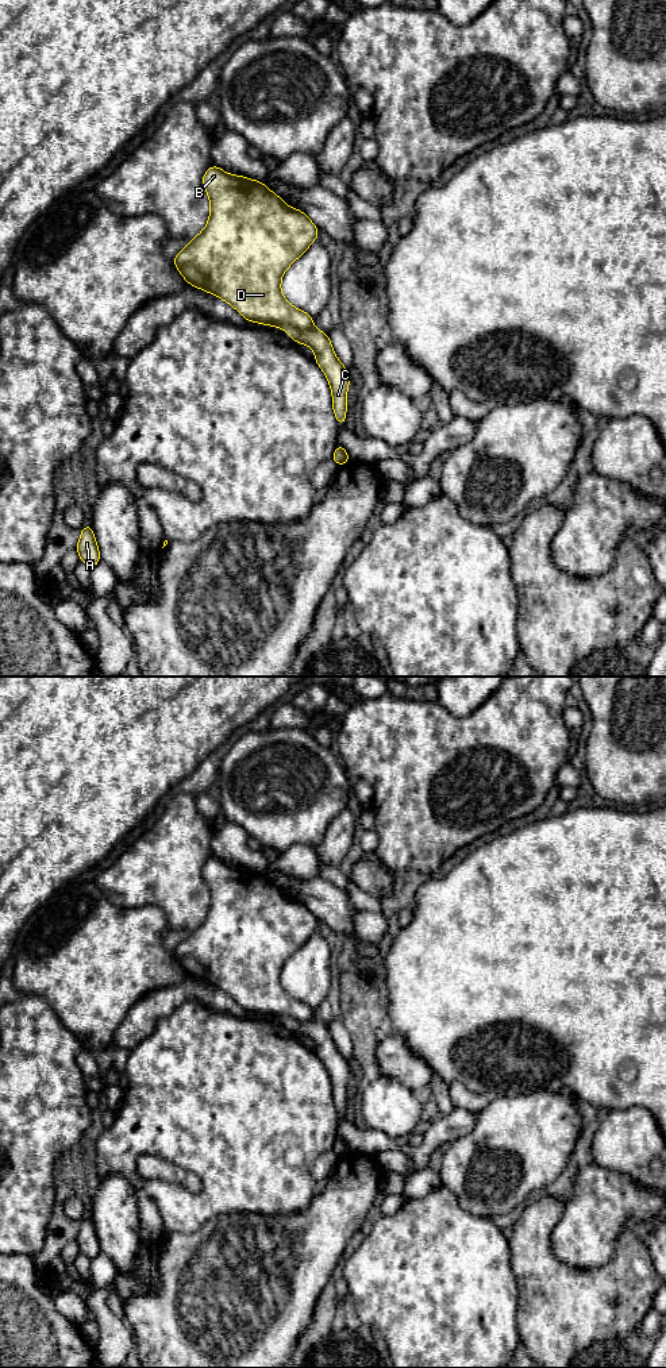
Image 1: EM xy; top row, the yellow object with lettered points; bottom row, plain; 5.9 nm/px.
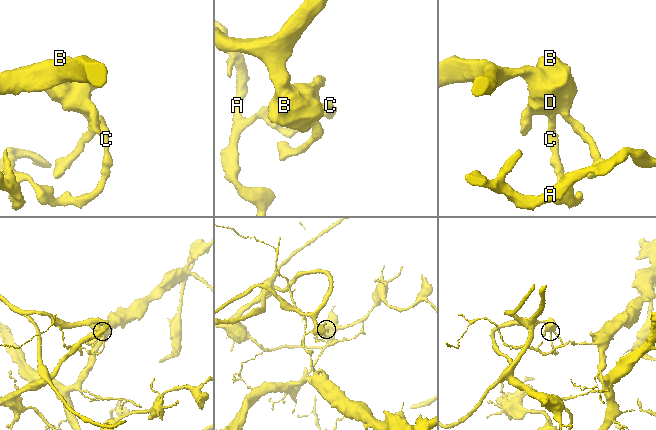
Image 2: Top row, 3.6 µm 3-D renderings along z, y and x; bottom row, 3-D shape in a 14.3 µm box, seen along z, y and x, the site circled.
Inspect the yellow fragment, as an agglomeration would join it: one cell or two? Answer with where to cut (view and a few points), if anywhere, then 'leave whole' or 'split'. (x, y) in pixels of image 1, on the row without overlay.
cut in xy along (312, 1017), (307, 1021), (292, 1021), (289, 1024); split

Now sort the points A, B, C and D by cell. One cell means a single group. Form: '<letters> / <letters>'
A C / B D

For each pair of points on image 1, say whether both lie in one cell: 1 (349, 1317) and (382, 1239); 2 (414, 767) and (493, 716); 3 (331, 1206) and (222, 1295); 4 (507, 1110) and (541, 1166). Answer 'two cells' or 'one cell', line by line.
1: two cells
2: one cell
3: one cell
4: one cell

